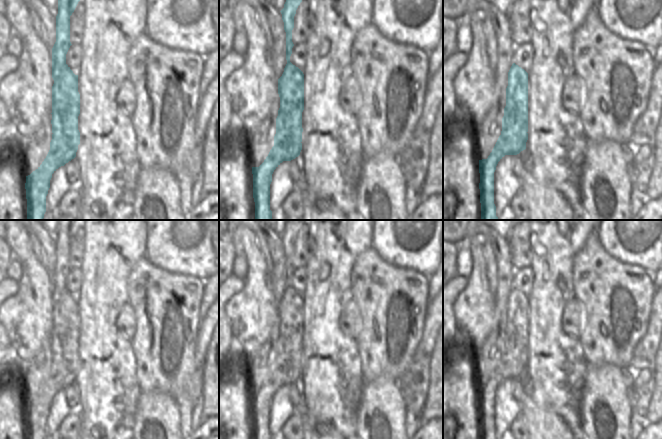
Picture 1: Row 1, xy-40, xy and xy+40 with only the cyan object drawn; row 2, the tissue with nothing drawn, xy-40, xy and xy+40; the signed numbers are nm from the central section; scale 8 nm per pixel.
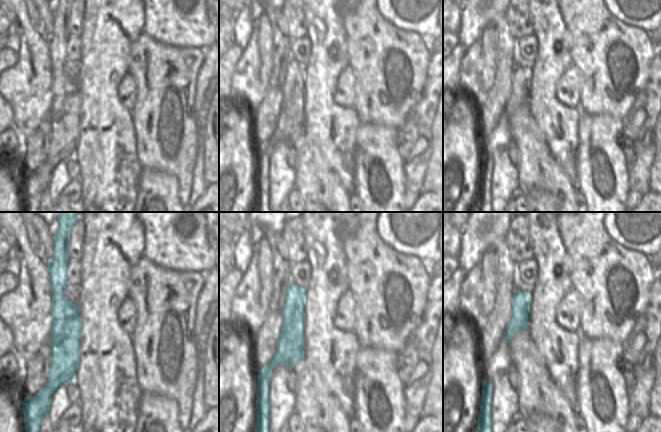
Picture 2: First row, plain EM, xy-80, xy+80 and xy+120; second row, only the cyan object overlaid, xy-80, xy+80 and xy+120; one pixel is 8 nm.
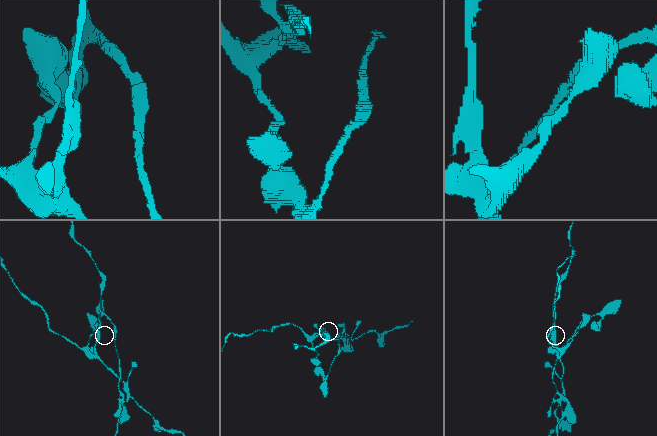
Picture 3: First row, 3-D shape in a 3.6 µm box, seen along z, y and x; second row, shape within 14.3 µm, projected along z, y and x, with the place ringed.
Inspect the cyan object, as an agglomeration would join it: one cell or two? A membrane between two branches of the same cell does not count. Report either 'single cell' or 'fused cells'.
fused cells

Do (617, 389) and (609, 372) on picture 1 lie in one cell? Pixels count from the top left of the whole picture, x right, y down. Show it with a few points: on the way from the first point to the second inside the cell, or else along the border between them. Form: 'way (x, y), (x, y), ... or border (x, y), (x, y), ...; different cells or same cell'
way (613, 385), (609, 381), (609, 376); same cell

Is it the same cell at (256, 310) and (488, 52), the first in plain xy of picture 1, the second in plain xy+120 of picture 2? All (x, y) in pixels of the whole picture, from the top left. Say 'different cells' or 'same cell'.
different cells

